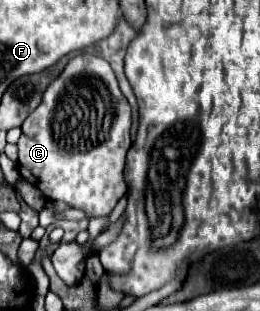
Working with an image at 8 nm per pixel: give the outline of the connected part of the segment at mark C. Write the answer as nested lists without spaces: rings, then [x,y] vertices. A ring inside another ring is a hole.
[[[77,55],[51,81],[39,107],[21,125],[19,173],[51,201],[67,201],[91,217],[109,215],[125,195],[125,155],[131,147],[131,107],[119,91],[111,65],[99,55]],[[57,113],[57,139],[55,139]]]

